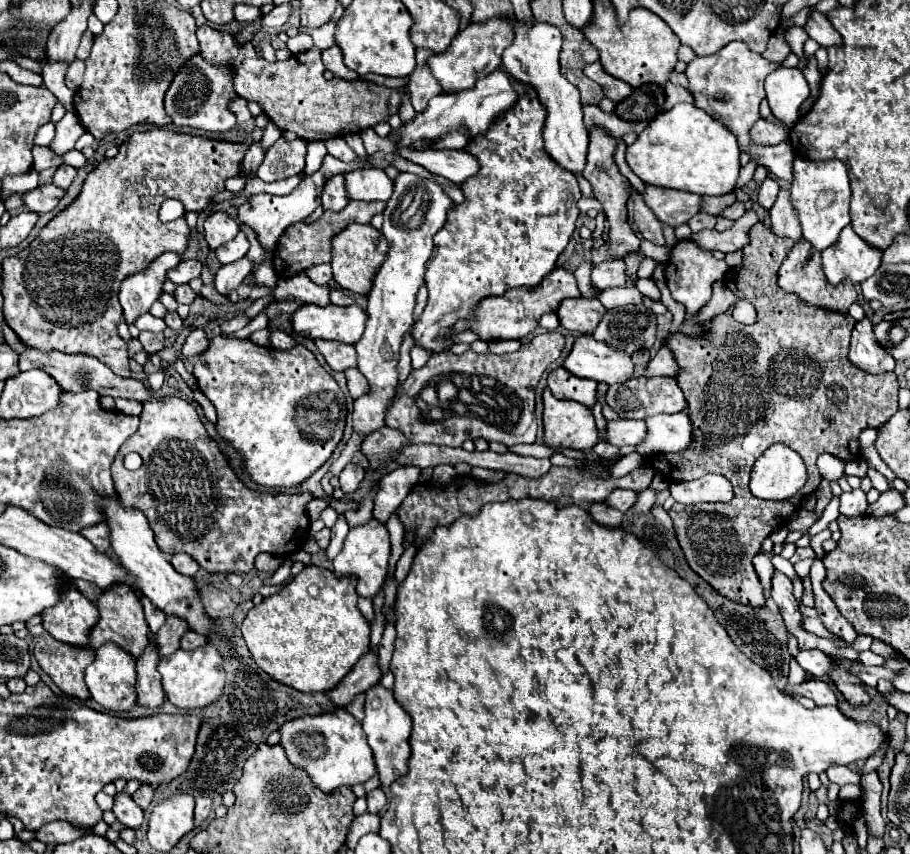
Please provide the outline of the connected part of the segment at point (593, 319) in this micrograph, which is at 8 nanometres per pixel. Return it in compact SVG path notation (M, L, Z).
M568 298L568 300L562 300L556 314L560 318L562 328L576 330L580 334L590 336L598 328L602 316L606 314L606 308L600 304L600 300Z

